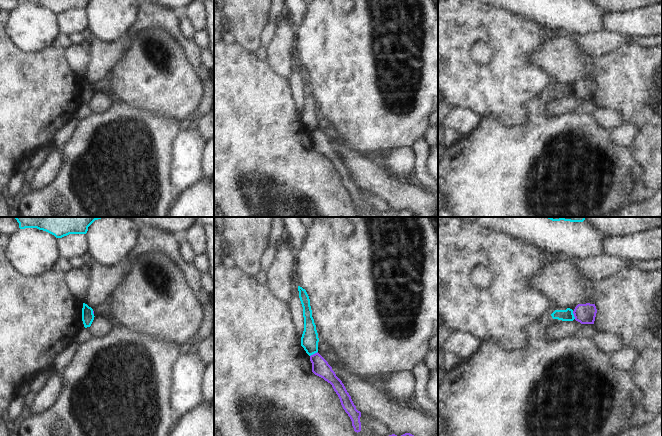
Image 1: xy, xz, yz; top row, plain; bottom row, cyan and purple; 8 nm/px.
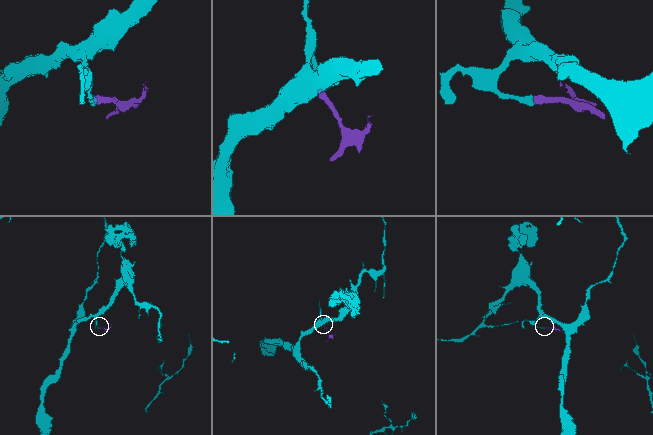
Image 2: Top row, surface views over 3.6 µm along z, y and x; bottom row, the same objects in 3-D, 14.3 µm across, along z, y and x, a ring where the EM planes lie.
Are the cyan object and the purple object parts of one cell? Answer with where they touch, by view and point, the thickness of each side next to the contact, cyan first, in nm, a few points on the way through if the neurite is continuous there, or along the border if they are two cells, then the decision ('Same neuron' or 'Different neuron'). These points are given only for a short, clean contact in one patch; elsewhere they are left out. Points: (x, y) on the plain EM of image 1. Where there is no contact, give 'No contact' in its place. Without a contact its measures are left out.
Touches cyan at xz (313, 129). Thickness 140 nm (cyan) against 140 nm. Boundary: xz (317, 127), (310, 132). Different neuron.

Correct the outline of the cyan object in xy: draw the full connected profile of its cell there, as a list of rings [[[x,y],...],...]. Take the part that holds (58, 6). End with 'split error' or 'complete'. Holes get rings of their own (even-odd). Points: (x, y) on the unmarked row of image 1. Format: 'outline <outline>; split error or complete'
outline [[[19,0],[20,5],[37,4],[46,7],[56,14],[69,10],[86,10],[91,0]]]; complete

